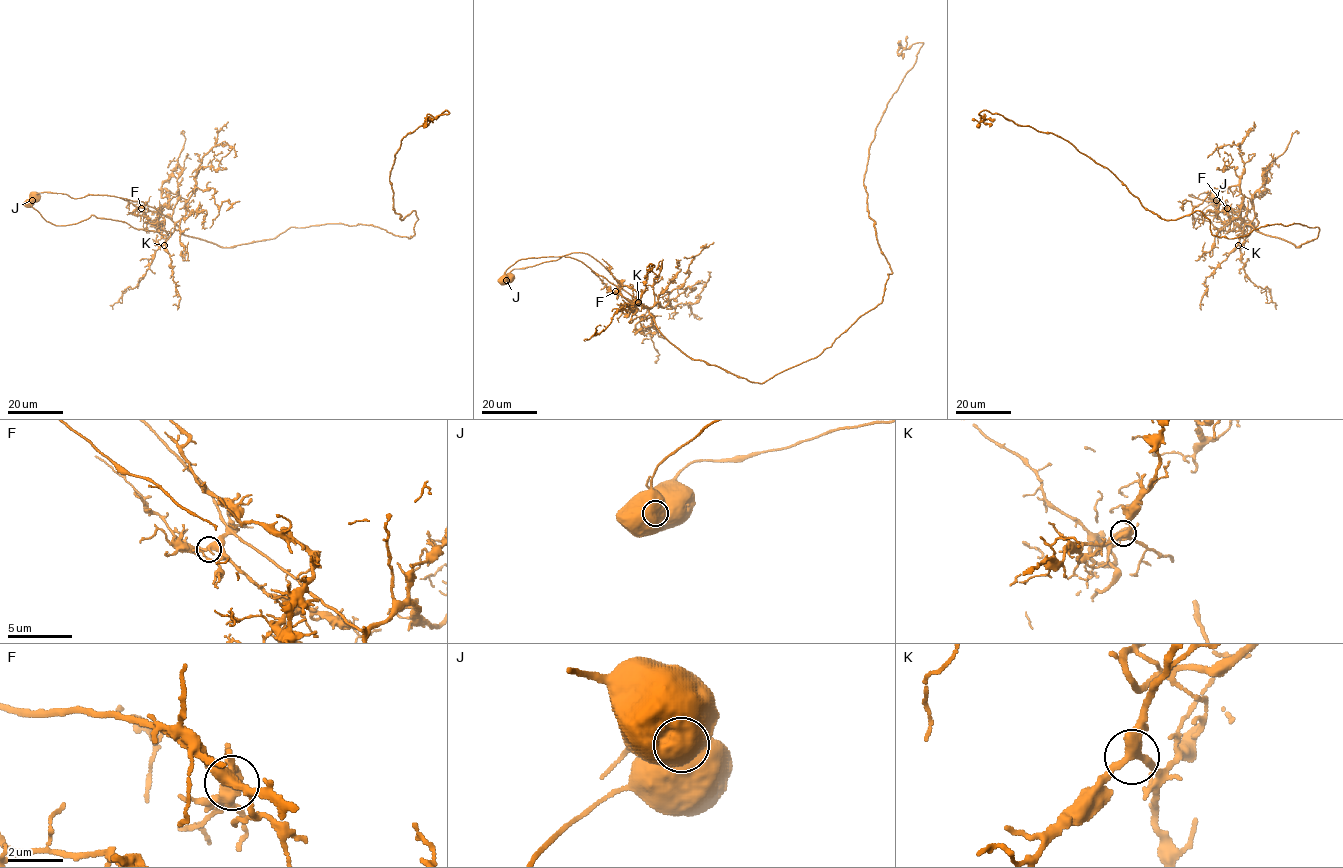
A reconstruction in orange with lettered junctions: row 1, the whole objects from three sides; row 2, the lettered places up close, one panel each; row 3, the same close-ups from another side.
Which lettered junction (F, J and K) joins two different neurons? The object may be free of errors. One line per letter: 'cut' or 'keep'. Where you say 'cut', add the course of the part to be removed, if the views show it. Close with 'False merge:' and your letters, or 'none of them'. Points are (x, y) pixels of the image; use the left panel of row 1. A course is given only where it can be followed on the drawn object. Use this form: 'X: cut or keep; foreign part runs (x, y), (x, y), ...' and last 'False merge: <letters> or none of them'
F: keep
J: cut; foreign part runs (31, 200), (55, 225), (92, 215), (163, 236), (155, 224), (169, 198), (161, 185), (176, 163)
K: keep
False merge: J

